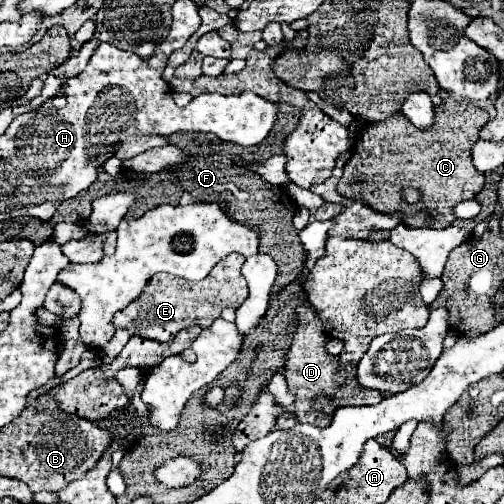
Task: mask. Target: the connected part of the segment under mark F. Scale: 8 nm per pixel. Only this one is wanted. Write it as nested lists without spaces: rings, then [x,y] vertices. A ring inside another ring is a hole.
[[[282,104],[282,110],[278,114],[278,120],[272,128],[272,134],[258,146],[246,148],[238,146],[232,142],[222,142],[214,134],[174,134],[170,136],[170,142],[176,144],[178,148],[190,150],[190,160],[182,166],[178,166],[174,172],[178,178],[178,184],[190,192],[198,202],[218,202],[230,218],[236,222],[242,222],[246,226],[258,226],[260,228],[260,252],[268,252],[274,262],[278,264],[278,280],[276,280],[276,290],[274,296],[296,276],[302,274],[304,270],[304,246],[298,240],[298,232],[292,226],[292,218],[298,210],[298,206],[292,206],[292,200],[288,198],[286,190],[282,186],[270,186],[258,174],[252,170],[240,168],[234,164],[234,158],[242,158],[244,162],[262,162],[268,160],[268,156],[282,154],[284,152],[284,138],[290,136],[290,132],[298,126],[300,122],[300,112],[290,106]]]

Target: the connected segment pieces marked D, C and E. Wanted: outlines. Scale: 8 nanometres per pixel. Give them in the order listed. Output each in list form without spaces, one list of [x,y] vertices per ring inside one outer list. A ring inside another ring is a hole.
[[[300,304],[296,308],[296,330],[292,336],[292,344],[286,352],[286,380],[288,380],[288,388],[296,394],[296,420],[298,422],[308,422],[308,424],[316,424],[316,426],[328,426],[330,418],[324,414],[318,414],[312,406],[314,398],[318,394],[326,394],[328,398],[332,398],[332,402],[336,406],[362,406],[362,404],[378,404],[382,400],[382,394],[378,390],[364,390],[362,386],[358,386],[356,380],[356,366],[350,366],[350,370],[340,370],[338,366],[338,356],[332,356],[326,352],[324,344],[326,344],[326,332],[324,326],[318,318],[318,312],[308,304]]]
[[[442,90],[438,92],[438,96],[442,98],[442,104],[434,108],[434,124],[428,126],[426,130],[416,128],[406,116],[402,114],[394,114],[378,124],[368,124],[368,128],[362,130],[360,138],[356,140],[354,146],[354,154],[350,156],[350,160],[344,166],[344,176],[338,182],[336,190],[338,194],[352,198],[352,200],[360,200],[366,206],[374,208],[376,212],[384,212],[384,214],[392,214],[392,212],[400,212],[402,214],[402,222],[406,226],[412,228],[446,228],[450,226],[456,216],[454,216],[454,206],[462,200],[472,200],[482,188],[484,188],[484,174],[478,172],[472,162],[470,162],[470,148],[472,144],[478,140],[480,130],[488,124],[490,116],[486,110],[482,110],[480,106],[474,106],[470,102],[458,102],[450,96],[450,92]],[[354,172],[364,172],[366,174],[366,182],[362,184],[350,184],[350,178]],[[404,186],[414,186],[422,190],[422,200],[418,204],[406,204],[400,196]]]
[[[230,254],[200,282],[190,282],[172,274],[156,274],[134,302],[114,314],[114,326],[126,328],[132,336],[144,336],[158,342],[170,342],[186,326],[210,328],[226,306],[238,308],[246,300],[248,286],[240,274],[244,260],[246,258],[240,254]]]

